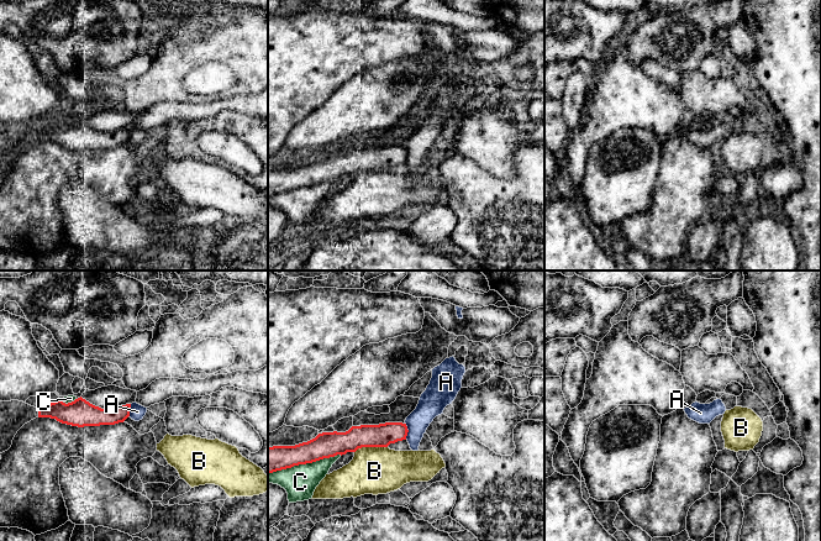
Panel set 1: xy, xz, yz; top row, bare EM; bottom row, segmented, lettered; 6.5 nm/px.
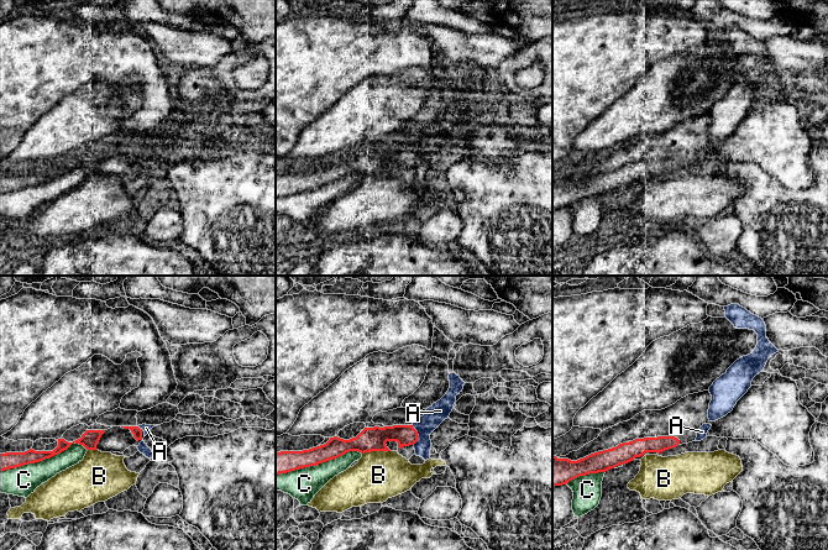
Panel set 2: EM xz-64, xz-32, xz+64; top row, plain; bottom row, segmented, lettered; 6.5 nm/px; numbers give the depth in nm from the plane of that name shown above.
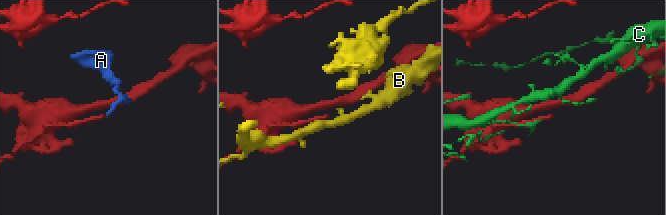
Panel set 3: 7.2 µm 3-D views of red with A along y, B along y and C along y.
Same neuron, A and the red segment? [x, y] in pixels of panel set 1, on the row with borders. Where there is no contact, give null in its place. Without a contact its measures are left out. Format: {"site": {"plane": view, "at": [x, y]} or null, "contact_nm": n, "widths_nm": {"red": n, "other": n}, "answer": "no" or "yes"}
{"site": {"plane": "xz", "at": [408, 431]}, "contact_nm": 110, "widths_nm": {"red": 150, "other": 180}, "answer": "no"}

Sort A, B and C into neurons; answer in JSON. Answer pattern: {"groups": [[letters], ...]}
{"groups": [["A"], ["B"], ["C"]]}

